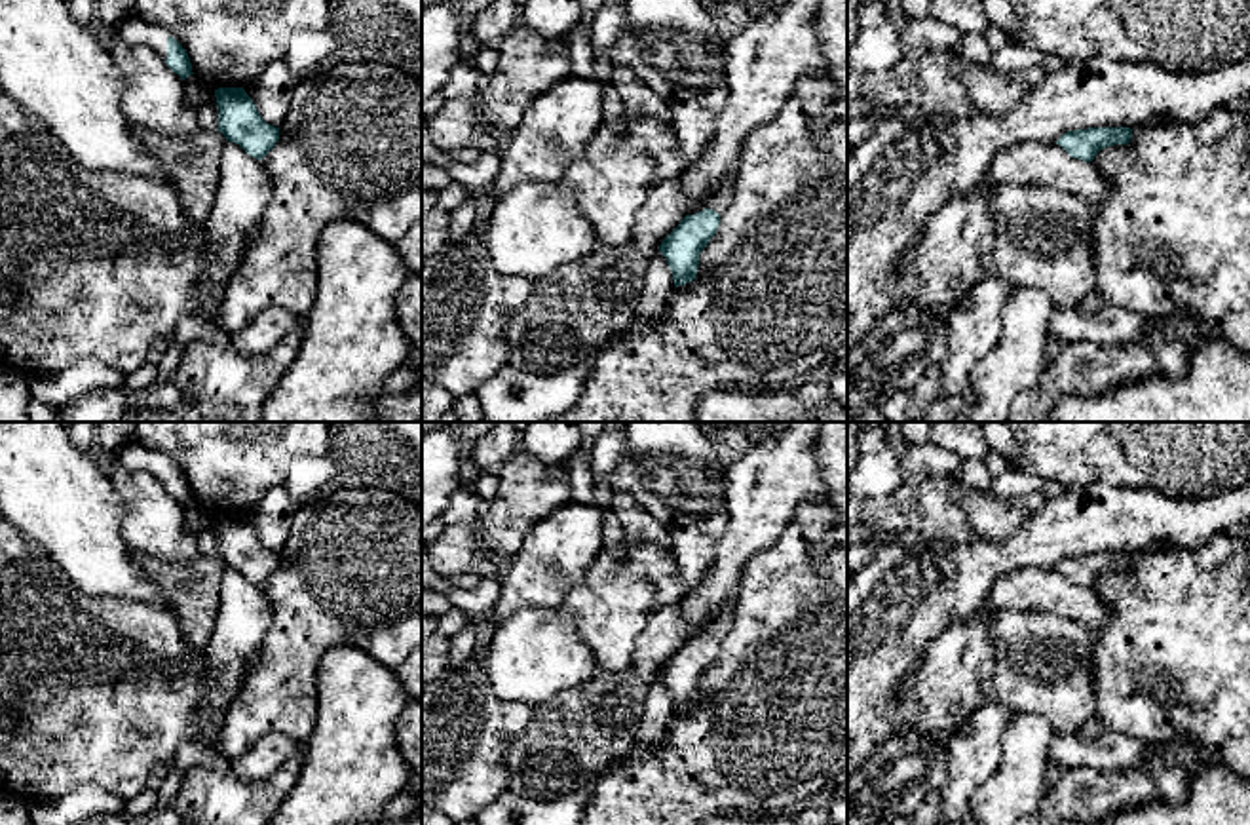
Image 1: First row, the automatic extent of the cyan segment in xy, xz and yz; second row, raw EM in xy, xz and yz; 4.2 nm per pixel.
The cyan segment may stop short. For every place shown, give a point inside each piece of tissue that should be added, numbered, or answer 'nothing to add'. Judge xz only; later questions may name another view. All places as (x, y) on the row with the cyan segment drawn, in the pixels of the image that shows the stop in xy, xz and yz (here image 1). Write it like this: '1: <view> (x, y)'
1: xz (722, 198)

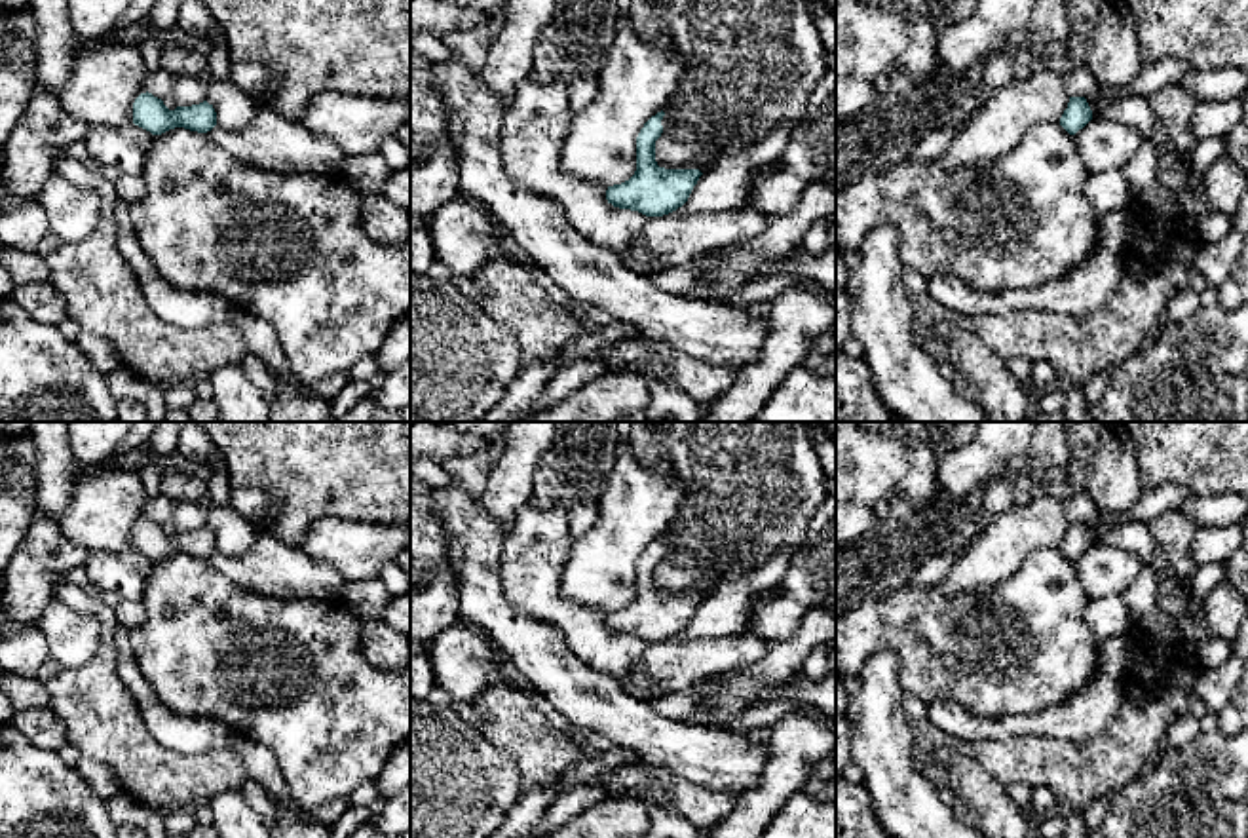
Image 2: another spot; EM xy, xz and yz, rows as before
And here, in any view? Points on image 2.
nothing to add

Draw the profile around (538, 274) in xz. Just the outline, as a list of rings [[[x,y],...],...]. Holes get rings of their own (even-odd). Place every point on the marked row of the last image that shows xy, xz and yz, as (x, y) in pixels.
[[[534,262],[522,264],[522,266],[532,274],[532,277],[536,279],[536,283],[541,285],[541,287],[547,291],[547,295],[549,295],[551,298],[555,298],[562,308],[566,308],[568,312],[572,312],[574,315],[577,315],[581,321],[585,319],[585,315],[579,315],[579,314],[574,310],[574,298],[570,298],[539,266],[536,266]]]

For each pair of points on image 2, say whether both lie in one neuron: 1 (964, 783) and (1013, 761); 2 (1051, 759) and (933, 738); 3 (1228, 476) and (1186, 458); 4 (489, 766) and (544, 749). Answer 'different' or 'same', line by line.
1: different
2: same
3: same
4: different

